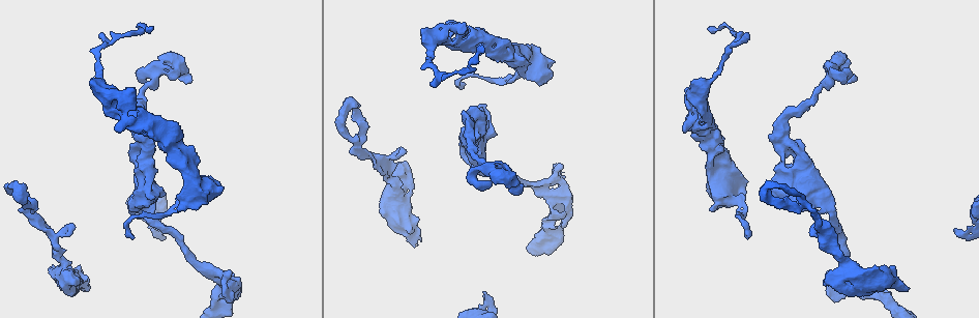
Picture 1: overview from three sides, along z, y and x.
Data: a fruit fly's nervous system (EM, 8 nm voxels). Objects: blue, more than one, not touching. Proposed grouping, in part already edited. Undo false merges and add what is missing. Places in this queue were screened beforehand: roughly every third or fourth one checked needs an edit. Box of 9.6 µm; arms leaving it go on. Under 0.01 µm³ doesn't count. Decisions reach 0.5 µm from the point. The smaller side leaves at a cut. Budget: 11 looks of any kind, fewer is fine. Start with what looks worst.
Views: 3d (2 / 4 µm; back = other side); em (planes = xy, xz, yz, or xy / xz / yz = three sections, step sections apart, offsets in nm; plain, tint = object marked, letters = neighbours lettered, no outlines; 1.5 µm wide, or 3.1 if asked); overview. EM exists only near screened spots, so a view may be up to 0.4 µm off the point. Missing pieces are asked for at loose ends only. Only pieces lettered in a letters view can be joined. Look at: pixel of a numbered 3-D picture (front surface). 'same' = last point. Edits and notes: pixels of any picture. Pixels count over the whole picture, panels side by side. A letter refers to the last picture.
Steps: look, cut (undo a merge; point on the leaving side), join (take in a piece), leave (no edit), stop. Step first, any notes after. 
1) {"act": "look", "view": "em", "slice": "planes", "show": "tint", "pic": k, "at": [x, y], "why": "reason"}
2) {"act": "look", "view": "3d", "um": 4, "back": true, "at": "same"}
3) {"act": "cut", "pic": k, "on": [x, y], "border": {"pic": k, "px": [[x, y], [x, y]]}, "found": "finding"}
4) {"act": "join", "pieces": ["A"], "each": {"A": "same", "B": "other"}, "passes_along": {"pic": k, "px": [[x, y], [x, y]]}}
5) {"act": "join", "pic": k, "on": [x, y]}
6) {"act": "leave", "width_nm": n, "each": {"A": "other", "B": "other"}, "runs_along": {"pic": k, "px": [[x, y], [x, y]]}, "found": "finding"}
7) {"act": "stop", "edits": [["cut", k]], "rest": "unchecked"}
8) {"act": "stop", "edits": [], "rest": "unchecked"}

{"act": "look", "view": "em", "slice": "planes", "show": "letters", "pic": 1, "at": [14, 182], "why": "abrupt turn"}

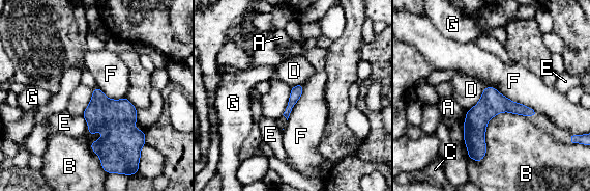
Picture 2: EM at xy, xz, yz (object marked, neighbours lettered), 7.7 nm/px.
{"act": "leave", "each": {"A": "other", "B": "other", "C": "other", "D": "other", "E": "other", "F": "other", "G": "other"}, "border": {"pic": 2, "px": [[493, 86], [538, 113]]}, "found": "all the same neuron"}

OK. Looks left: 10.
{"act": "look", "view": "3d", "um": 4, "pic": 1, "at": [413, 247], "why": "free end"}

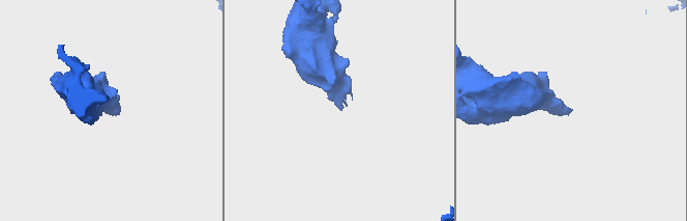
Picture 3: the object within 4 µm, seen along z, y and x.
{"act": "look", "view": "em", "slice": "yz", "step": 4, "show": "tint", "pic": 3, "at": [112, 111], "why": "need the tissue"}

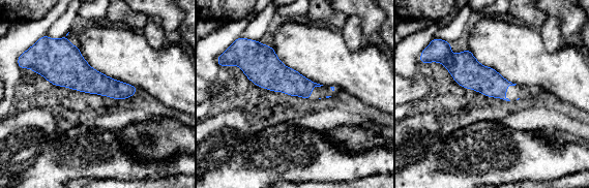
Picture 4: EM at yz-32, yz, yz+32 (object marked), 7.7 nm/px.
{"act": "look", "view": "em", "slice": "yz", "step": 4, "show": "letters", "at": "same", "why": "see the neighbours"}

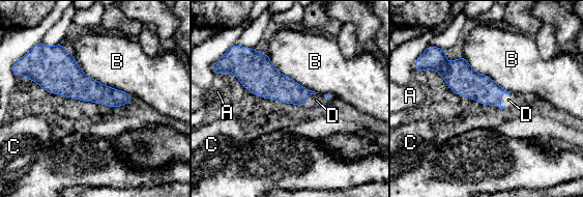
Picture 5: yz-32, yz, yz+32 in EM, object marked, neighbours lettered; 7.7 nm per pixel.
{"act": "join", "pieces": ["D"], "longest_contact_nm": ["B", 600], "each": {"A": "other", "B": "other", "C": "other", "D": "same"}, "found": "it goes on there"}

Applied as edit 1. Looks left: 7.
{"act": "look", "view": "em", "slice": "yz", "step": 8, "show": "letters", "pic": 1, "at": [509, 175], "why": "sharp bend"}

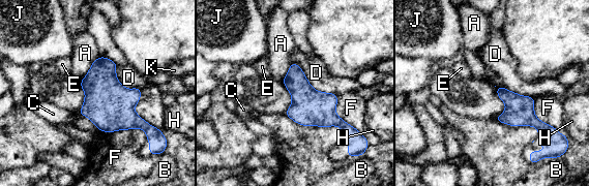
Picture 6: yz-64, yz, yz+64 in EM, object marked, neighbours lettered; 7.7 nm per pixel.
{"act": "leave", "width_nm": 200, "each": {"A": "other", "B": "other", "C": "other", "D": "other", "E": "other", "F": "other", "H": "other", "J": "other", "K": "other"}, "border": {"pic": 6, "px": [[78, 113], [147, 137]]}, "found": "one neuron here"}

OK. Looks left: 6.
{"act": "look", "view": "em", "slice": "yz", "step": 8, "show": "plain", "pic": 1, "at": [835, 246], "why": "three-way junction"}

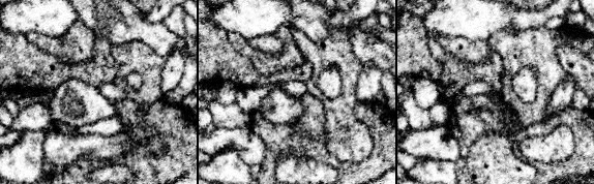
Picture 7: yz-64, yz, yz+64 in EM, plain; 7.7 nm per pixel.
{"act": "look", "view": "em", "slice": "yz", "step": 8, "show": "tint", "at": "same"}

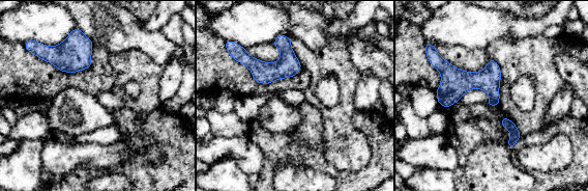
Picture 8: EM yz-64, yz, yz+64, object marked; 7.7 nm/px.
{"act": "look", "view": "em", "slice": "yz", "step": 8, "show": "letters", "at": "same"}

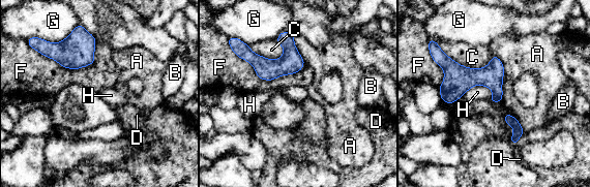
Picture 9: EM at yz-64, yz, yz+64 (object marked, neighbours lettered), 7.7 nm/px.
{"act": "leave", "each": {"A": "other", "B": "other", "C": "other", "D": "other", "F": "other", "G": "other", "H": "other"}, "border": {"pic": 9, "px": [[493, 54], [503, 67], [502, 100]]}, "found": "continuous, no second neuron"}

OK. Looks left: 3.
{"act": "stop", "edits": [["join", 5]], "rest": "unchecked"}

